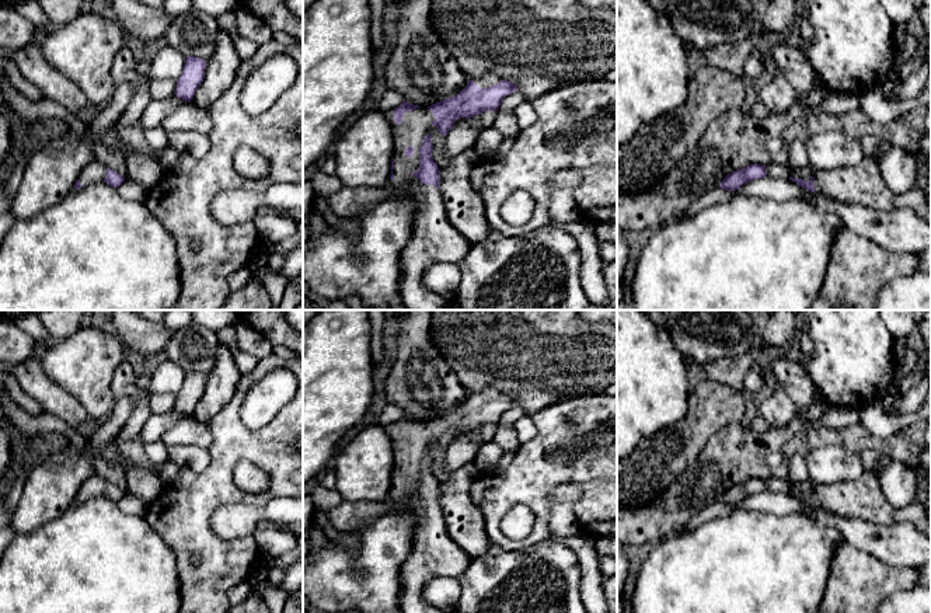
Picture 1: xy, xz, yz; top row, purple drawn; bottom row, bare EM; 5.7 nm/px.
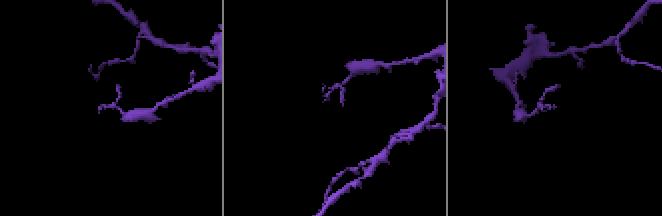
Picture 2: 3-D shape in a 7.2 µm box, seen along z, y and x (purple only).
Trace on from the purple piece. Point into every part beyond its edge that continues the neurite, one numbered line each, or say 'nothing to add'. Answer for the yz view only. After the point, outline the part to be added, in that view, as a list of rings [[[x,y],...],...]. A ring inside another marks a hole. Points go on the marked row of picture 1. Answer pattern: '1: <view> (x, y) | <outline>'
1: yz (862, 184) | [[[931,154],[917,156],[917,182],[903,194],[895,194],[888,188],[876,159],[868,156],[855,166],[816,170],[813,187],[840,202],[878,210],[910,208],[917,216],[931,222],[931,208],[927,203],[927,196],[931,195]]]

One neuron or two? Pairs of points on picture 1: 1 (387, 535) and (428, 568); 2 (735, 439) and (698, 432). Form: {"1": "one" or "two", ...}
{"1": "two", "2": "two"}

